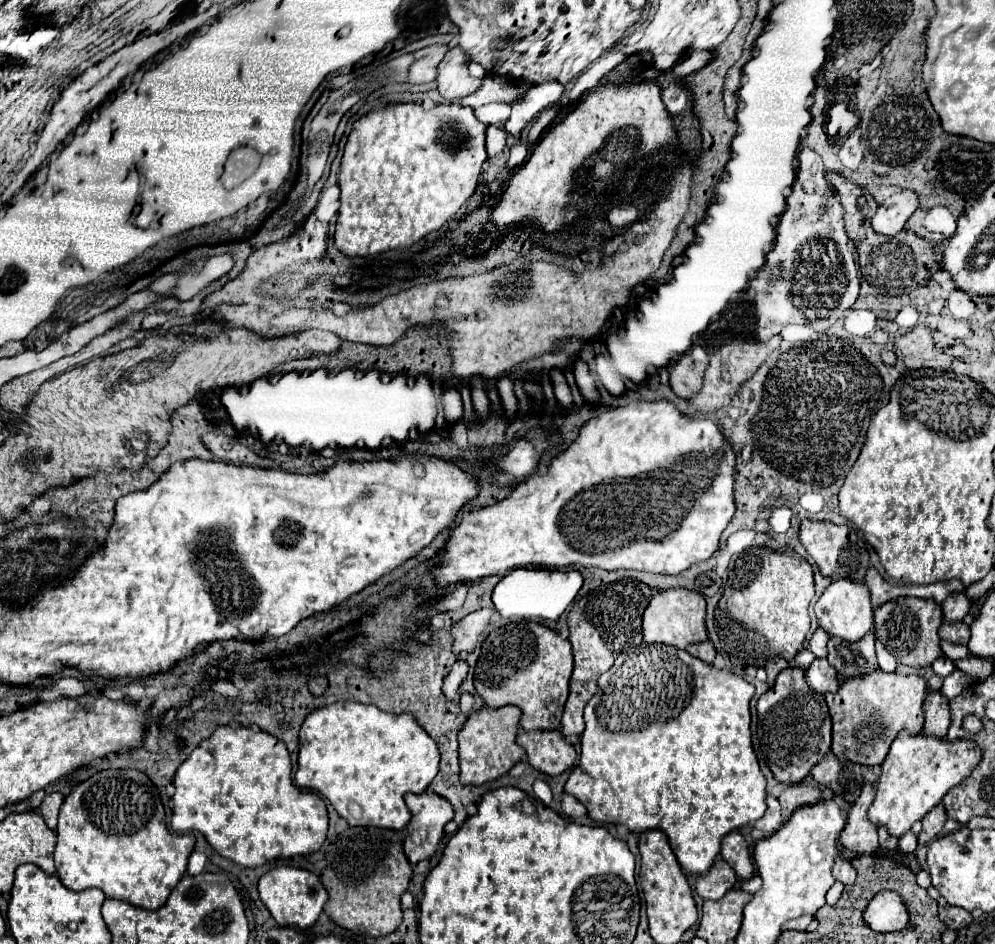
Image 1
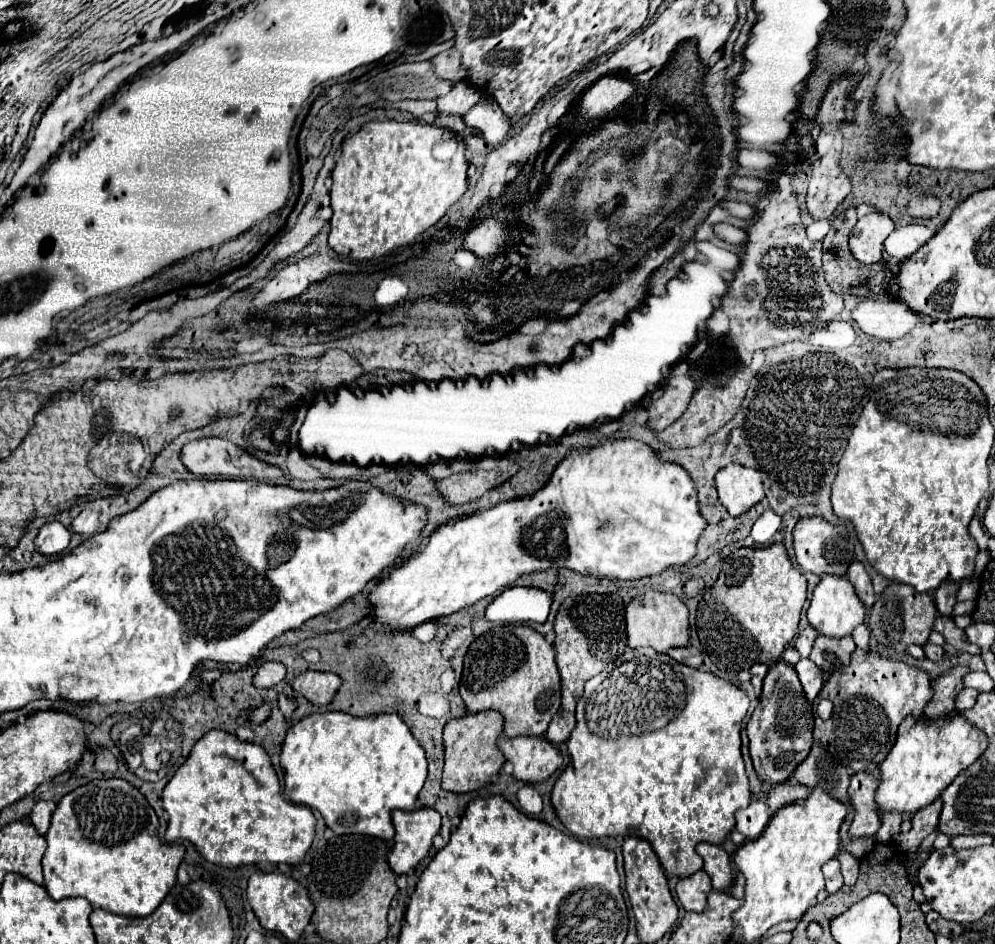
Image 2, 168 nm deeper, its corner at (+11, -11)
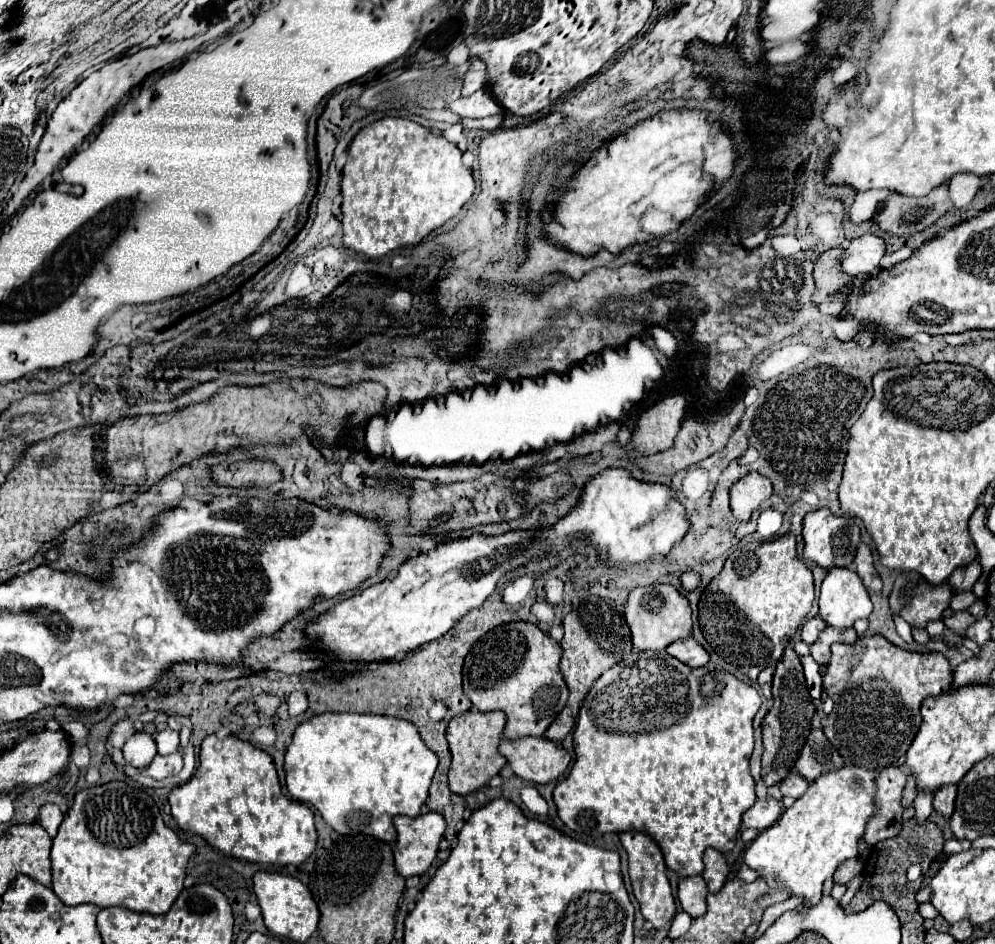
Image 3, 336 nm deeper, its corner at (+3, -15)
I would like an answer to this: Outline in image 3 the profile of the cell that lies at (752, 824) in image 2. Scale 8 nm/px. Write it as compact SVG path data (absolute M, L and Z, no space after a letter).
M768 795L764 799L756 799L756 803L742 815L742 825L764 831L770 825L774 825L780 819L780 815L782 815L782 801Z

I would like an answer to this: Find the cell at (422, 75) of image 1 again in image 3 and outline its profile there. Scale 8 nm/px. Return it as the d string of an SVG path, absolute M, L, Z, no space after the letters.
M472 57L472 67L464 77L462 95L472 95L482 87L486 87L486 67L484 67L484 63L480 59Z

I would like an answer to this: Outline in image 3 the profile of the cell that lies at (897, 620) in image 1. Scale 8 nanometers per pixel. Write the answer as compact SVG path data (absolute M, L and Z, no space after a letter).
M904 571L898 575L890 593L890 611L900 615L912 627L926 627L928 621L940 619L952 599L952 585L930 585L920 573Z

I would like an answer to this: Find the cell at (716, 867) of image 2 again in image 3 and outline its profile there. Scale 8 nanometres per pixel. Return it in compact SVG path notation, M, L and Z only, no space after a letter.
M706 849L704 851L702 877L704 877L710 893L718 893L722 889L722 885L728 879L728 865L726 865L726 859L720 851L716 851L716 849Z

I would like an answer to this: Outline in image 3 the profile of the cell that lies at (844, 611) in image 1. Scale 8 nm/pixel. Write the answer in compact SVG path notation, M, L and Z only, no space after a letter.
M832 567L820 587L820 617L838 629L848 629L856 619L872 613L868 589L856 571Z

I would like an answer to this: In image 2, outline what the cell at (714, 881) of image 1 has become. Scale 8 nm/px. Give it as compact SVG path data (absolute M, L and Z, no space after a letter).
M698 871L676 885L676 895L686 911L704 911L708 893L712 891L712 879L706 871Z

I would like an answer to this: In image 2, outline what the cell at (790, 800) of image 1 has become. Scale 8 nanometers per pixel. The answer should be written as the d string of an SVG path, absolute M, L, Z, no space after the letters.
M780 783L780 785L774 785L770 791L768 791L768 809L770 809L770 815L774 815L778 809L790 805L790 803L802 803L804 799L808 797L808 789L804 785L792 785L792 783Z

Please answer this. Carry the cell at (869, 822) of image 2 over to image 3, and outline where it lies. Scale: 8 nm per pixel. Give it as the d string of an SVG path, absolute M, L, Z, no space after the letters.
M886 767L884 771L880 771L878 779L876 779L876 803L880 807L878 815L872 817L866 825L866 833L864 833L864 841L869 846L882 839L890 839L896 837L902 829L902 791L906 787L908 775L902 773L898 767Z

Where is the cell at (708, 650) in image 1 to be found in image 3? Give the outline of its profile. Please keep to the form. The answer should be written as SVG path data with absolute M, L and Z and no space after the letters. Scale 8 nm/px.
M688 637L686 641L676 641L666 647L666 653L676 657L678 661L686 663L688 667L704 667L708 663L708 653L700 643L696 643L694 637Z

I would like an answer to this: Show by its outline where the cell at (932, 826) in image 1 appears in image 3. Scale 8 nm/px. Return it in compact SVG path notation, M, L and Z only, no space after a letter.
M956 785L940 787L940 791L936 791L936 795L934 795L934 809L940 815L950 817L954 811L954 799L956 799Z

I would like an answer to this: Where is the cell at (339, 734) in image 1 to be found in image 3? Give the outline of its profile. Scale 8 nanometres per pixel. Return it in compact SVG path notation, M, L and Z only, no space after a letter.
M350 711L322 713L298 725L284 761L288 793L296 801L314 805L334 831L340 835L364 833L388 843L396 839L396 829L392 825L394 815L416 817L420 813L420 807L428 799L428 789L436 767L436 753L424 745L416 725L410 721L388 715Z

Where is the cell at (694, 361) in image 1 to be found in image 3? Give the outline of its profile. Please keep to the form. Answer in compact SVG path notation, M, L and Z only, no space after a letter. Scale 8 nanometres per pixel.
M672 395L644 411L632 431L630 449L644 457L670 449L680 431L684 405L686 399L682 395Z

